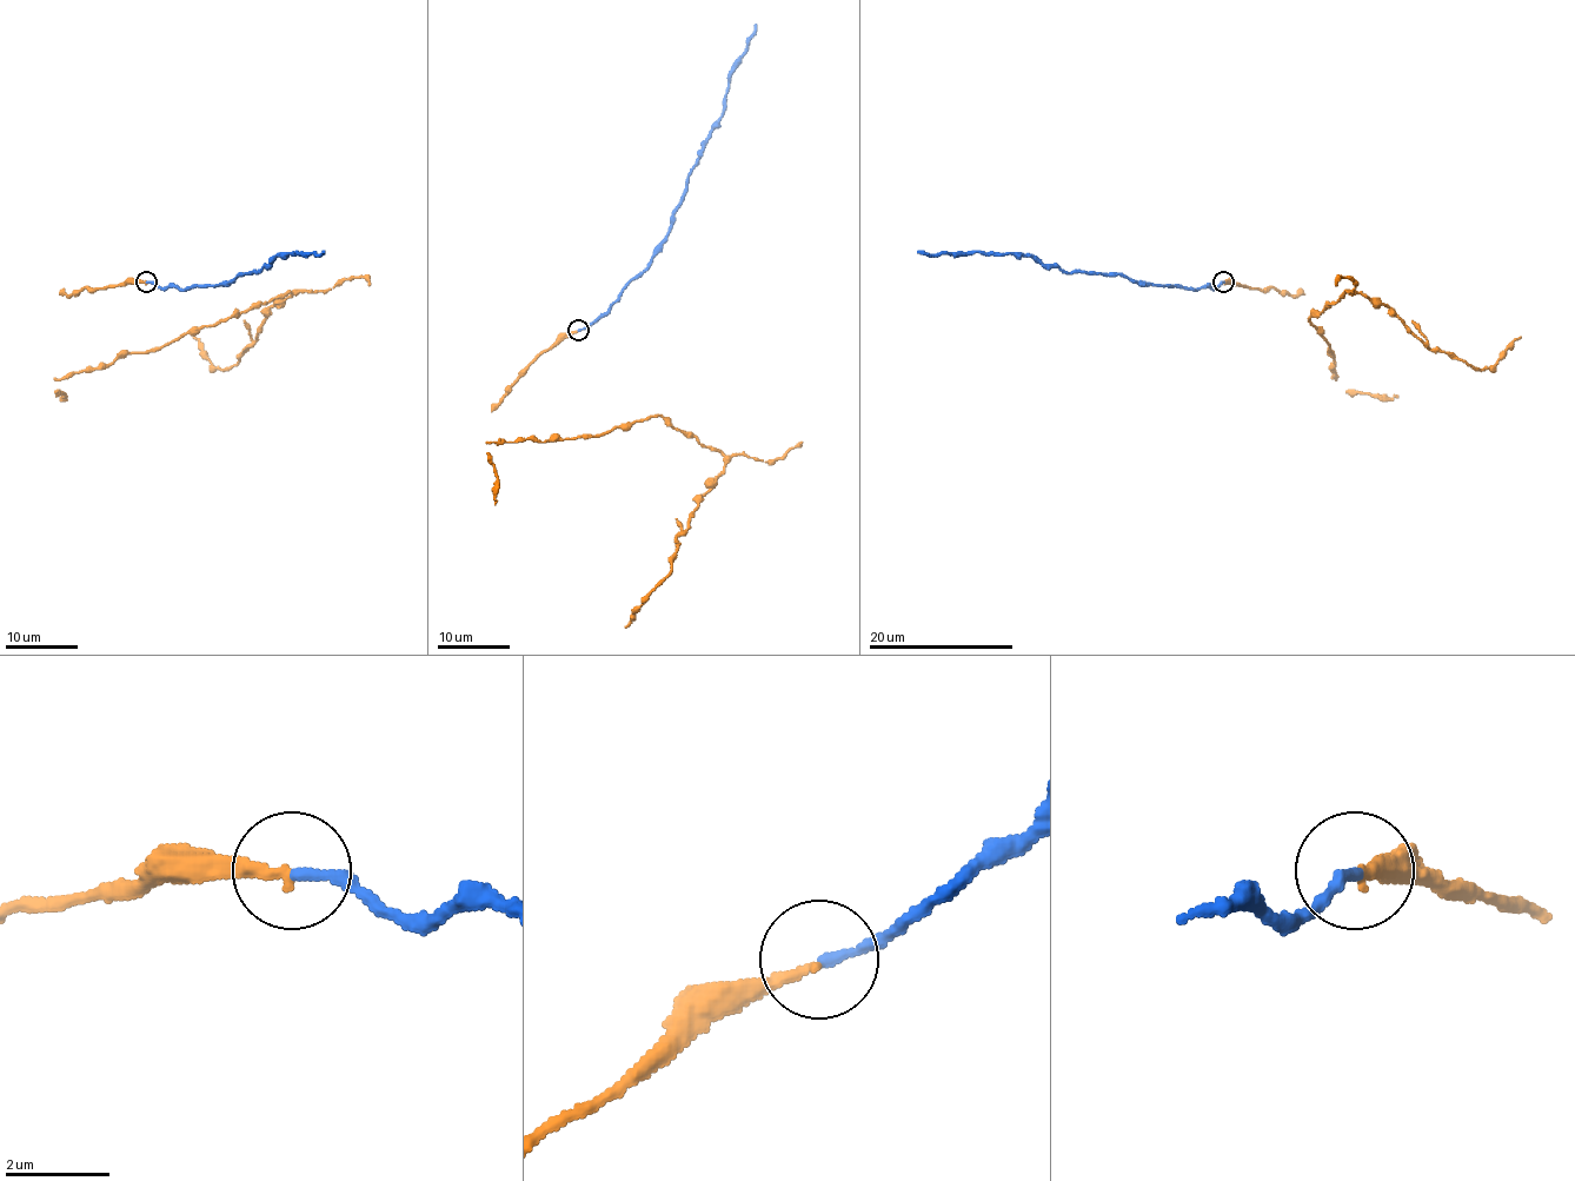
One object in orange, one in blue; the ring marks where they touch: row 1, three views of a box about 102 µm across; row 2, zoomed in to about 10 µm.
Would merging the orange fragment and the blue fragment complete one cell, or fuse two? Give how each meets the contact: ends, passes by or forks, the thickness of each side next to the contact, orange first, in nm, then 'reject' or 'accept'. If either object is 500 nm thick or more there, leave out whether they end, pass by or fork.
orange ends there; blue ends there; 200 nm thick on the orange side, 200 nm on the other; reject

